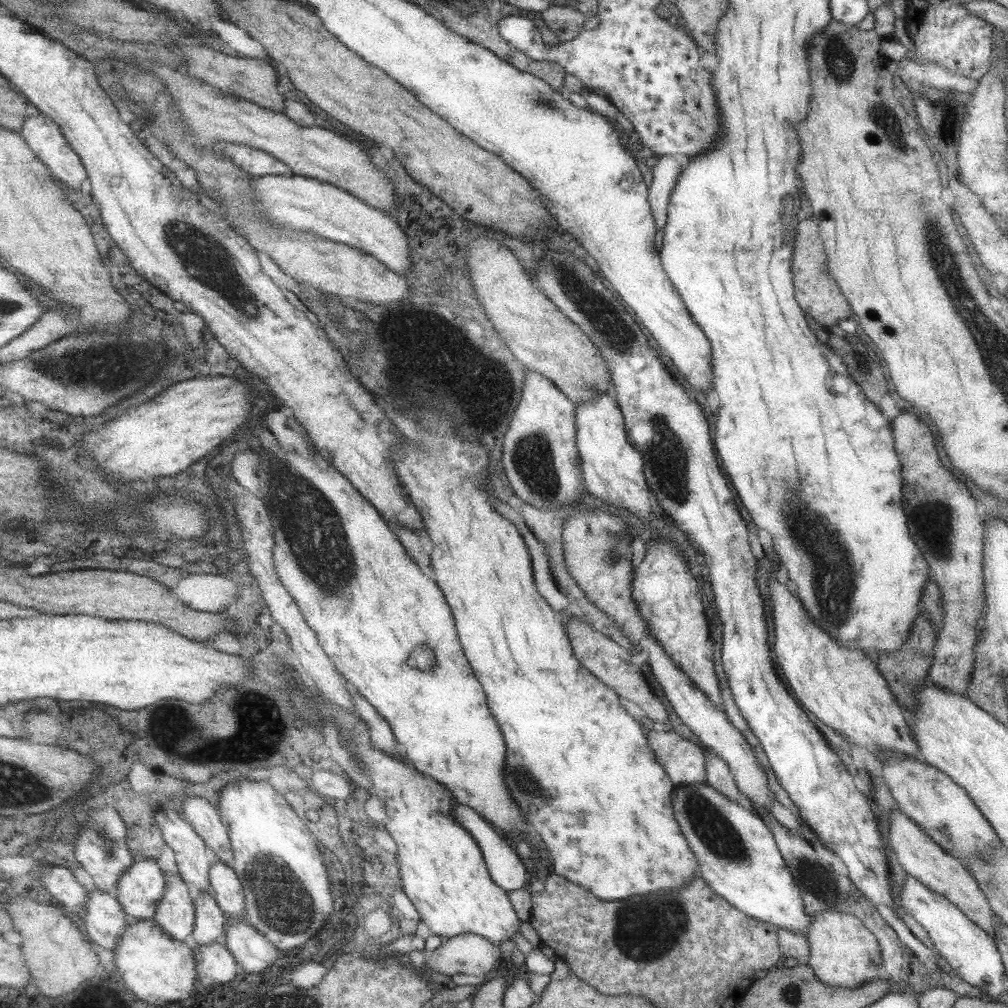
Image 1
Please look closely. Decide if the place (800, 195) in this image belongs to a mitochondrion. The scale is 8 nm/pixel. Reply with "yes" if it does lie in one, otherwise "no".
no

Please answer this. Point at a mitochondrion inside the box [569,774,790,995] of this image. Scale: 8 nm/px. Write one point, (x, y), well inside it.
(643, 933)

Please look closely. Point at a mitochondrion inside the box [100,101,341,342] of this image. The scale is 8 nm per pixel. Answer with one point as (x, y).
(206, 261)

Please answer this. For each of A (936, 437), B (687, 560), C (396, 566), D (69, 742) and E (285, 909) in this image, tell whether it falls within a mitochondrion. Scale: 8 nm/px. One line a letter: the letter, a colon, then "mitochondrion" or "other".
A: other
B: other
C: other
D: other
E: mitochondrion

